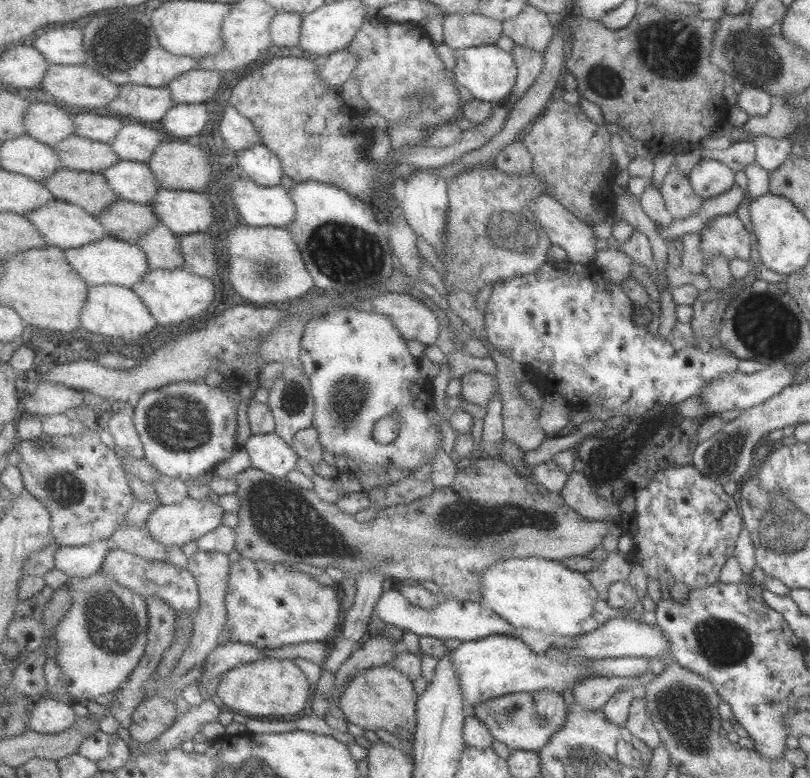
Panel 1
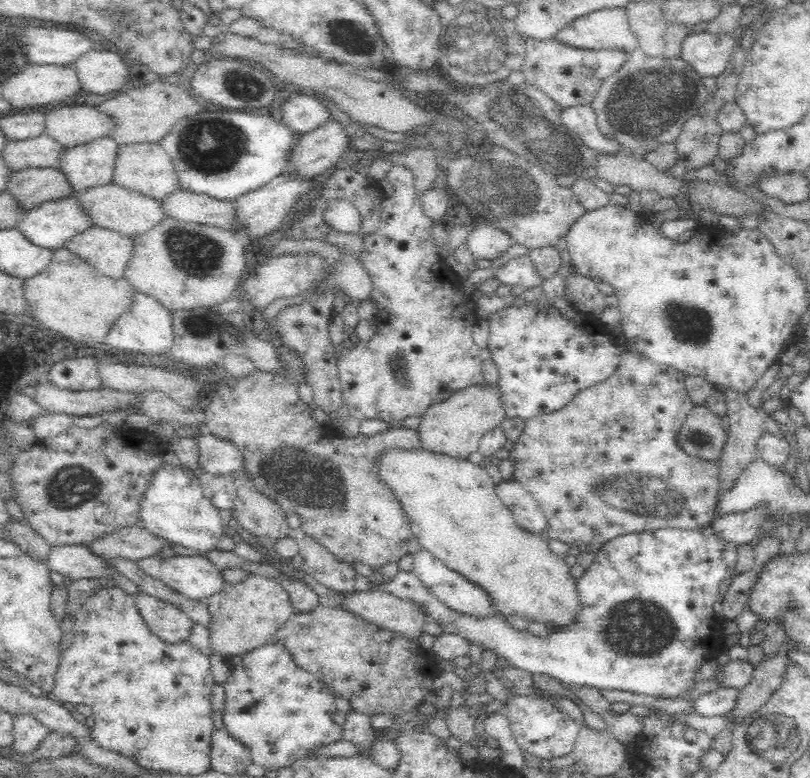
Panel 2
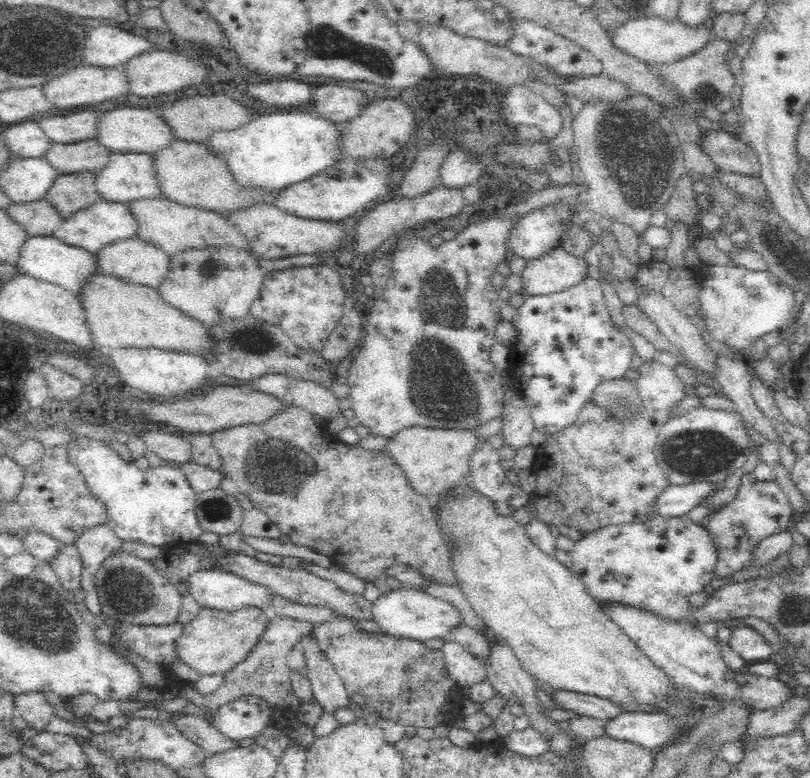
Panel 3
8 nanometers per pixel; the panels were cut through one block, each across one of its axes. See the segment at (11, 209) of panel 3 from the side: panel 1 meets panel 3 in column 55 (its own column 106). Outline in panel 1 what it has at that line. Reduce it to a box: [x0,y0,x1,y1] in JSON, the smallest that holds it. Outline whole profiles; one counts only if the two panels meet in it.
[97,198,162,244]

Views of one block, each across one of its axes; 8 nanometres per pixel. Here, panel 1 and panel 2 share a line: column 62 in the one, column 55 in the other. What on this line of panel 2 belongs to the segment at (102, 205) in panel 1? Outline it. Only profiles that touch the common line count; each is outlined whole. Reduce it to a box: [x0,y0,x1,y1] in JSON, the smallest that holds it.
[2,167,71,209]

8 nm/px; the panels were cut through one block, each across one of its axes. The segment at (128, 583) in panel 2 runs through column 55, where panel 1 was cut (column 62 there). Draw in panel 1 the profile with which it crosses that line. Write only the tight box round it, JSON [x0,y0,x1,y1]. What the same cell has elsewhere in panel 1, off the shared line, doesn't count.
[56,539,112,578]

